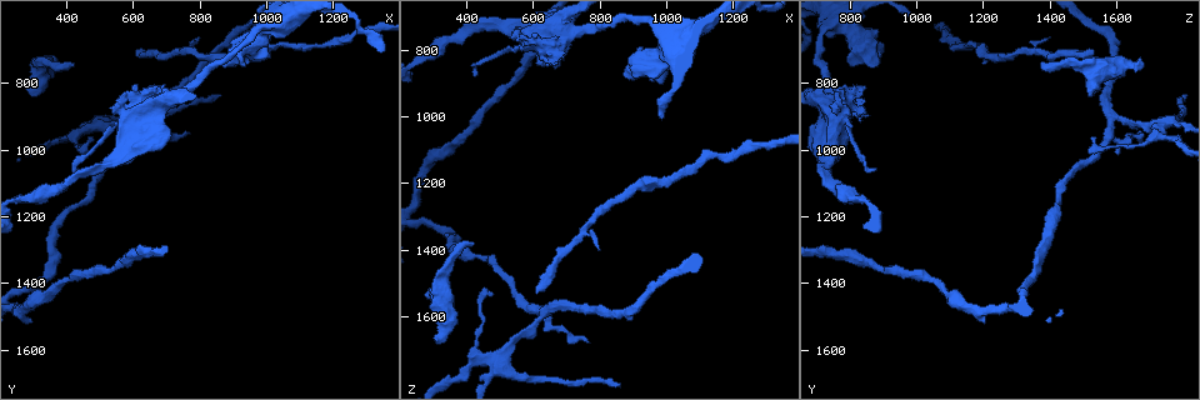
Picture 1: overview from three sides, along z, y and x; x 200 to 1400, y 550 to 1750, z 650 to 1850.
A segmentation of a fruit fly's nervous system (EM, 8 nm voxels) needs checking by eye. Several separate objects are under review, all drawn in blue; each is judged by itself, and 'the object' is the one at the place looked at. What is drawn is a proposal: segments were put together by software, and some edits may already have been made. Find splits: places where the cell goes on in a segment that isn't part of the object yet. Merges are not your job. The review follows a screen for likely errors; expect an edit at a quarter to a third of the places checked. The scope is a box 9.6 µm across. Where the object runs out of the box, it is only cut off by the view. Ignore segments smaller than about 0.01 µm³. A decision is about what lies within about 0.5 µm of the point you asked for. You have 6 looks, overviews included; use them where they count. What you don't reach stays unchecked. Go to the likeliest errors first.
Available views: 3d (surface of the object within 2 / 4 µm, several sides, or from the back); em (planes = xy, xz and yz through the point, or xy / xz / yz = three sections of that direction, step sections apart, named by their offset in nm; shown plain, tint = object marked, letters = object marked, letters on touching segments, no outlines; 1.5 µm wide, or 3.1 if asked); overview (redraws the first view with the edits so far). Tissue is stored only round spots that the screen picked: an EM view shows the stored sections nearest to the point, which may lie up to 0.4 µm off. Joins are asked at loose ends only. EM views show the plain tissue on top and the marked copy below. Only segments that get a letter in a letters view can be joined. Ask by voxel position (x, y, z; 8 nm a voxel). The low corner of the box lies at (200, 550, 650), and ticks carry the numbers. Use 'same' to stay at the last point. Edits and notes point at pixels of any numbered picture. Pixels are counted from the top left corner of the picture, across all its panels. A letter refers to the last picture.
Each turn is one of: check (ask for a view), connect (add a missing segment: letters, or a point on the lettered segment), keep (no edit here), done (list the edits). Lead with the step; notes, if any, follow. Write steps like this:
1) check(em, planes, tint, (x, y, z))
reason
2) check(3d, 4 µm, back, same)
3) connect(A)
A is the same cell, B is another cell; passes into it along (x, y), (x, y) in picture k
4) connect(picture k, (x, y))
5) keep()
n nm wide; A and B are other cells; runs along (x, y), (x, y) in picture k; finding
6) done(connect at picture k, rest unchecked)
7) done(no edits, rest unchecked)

check(3d, 4 µm, back, (430, 740, 1380))
free end

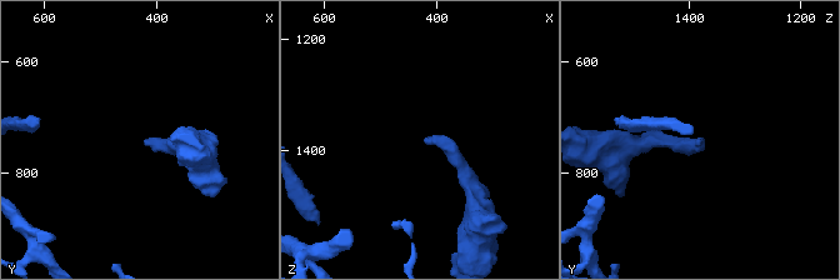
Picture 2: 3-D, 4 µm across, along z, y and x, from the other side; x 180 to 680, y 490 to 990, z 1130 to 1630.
check(em, xy, step 4, letters, (425, 740, 1380))
need the tissue

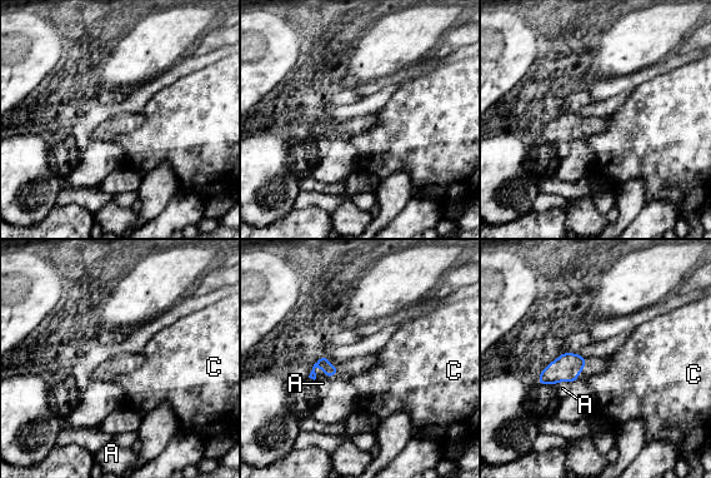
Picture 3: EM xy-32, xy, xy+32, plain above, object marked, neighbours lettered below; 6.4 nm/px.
check(em, planes, letters, same)
another direction

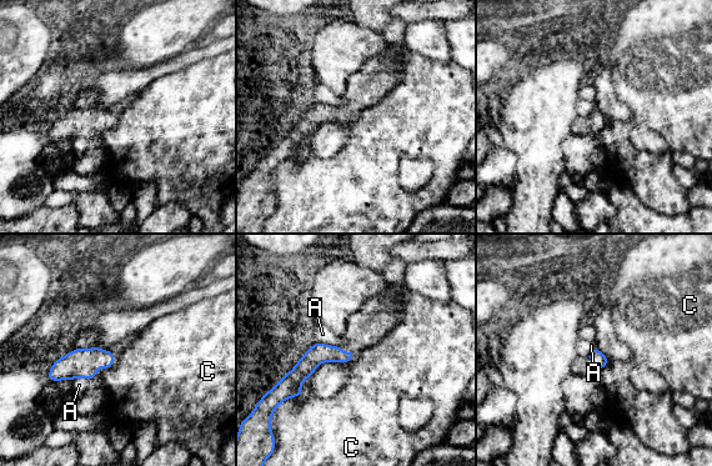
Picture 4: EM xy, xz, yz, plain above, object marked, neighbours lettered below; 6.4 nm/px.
keep()
A touches over 160 nm; A and C are other cells; runs along (350, 355), (317, 355), (292, 392) in picture 4; none of them fits

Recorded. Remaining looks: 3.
check(3d, 2 µm, (310, 830, 1520))
an open end

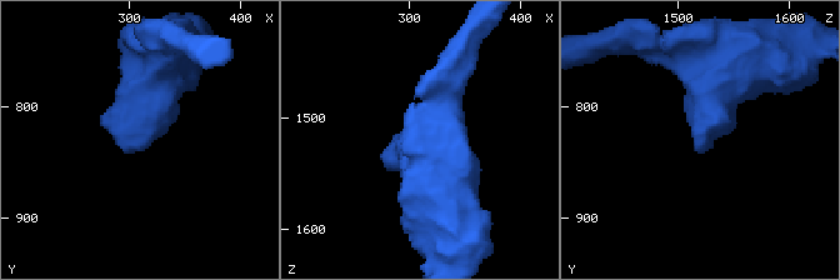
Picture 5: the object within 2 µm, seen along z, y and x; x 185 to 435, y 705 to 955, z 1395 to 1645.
check(em, xz, step 4, tint, (298, 840, 1522))
need the tissue

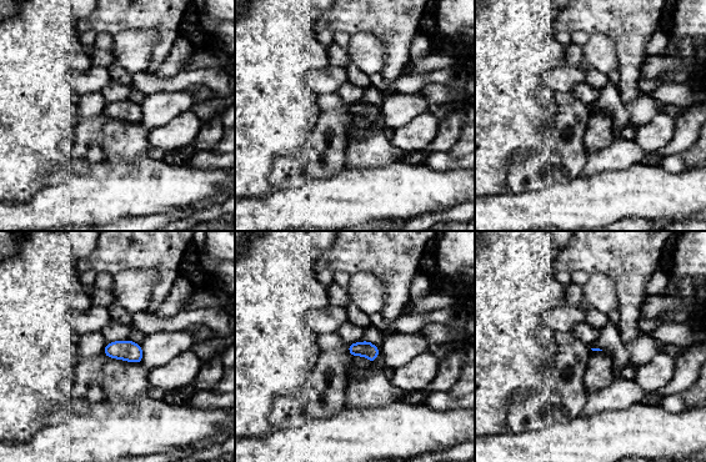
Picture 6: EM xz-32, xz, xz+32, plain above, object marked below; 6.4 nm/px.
check(em, planes, letters, same)
another direction

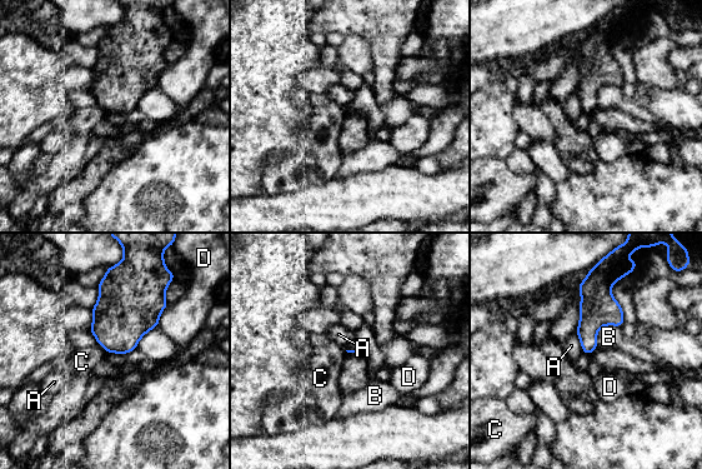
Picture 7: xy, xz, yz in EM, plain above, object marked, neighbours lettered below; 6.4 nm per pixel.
keep()
A, B, C and D are other cells; border along (98, 343), (106, 353) in picture 7; no lettered segment goes on from it

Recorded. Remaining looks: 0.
done(no edits, rest unchecked)

